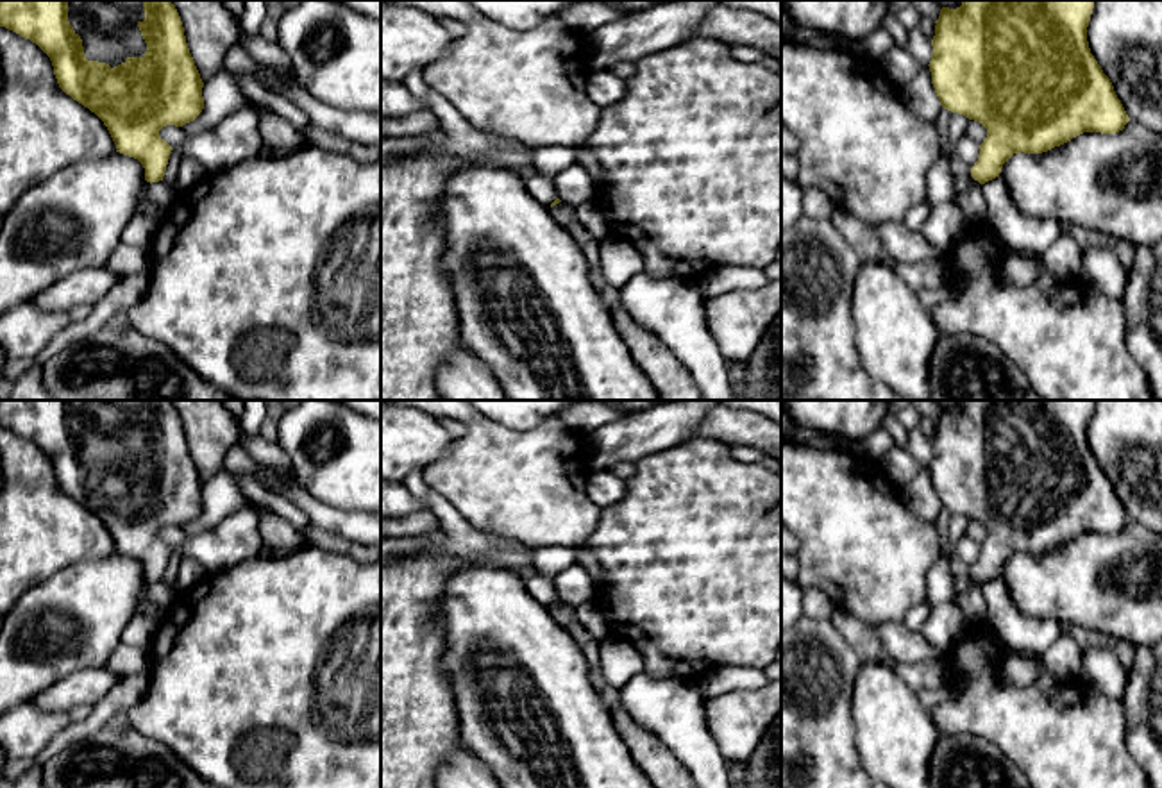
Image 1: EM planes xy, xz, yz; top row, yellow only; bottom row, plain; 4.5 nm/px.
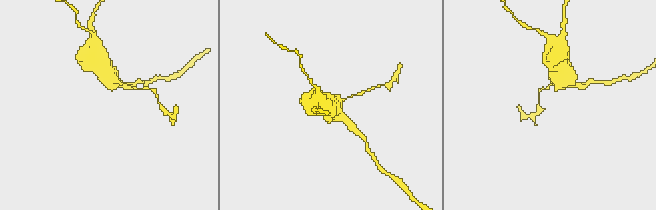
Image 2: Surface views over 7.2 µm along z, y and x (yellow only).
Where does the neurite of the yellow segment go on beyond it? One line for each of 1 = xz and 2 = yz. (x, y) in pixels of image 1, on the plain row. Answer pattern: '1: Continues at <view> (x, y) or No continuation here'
1: No continuation here
2: No continuation here

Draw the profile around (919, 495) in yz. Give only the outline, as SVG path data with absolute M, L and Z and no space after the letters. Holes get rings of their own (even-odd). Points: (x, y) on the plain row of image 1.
M928 465L921 466L917 475L905 486L903 500L919 520L928 524L937 522L942 506L931 484Z

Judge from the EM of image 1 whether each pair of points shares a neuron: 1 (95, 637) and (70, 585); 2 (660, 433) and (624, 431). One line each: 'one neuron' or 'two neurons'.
1: one neuron
2: one neuron

